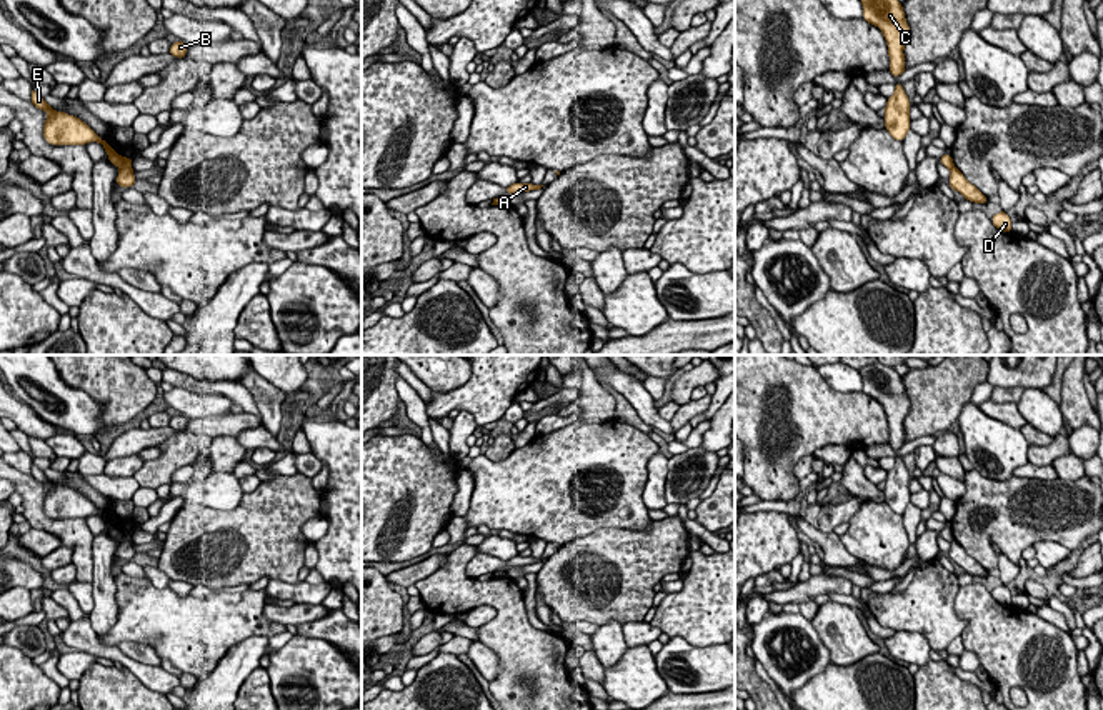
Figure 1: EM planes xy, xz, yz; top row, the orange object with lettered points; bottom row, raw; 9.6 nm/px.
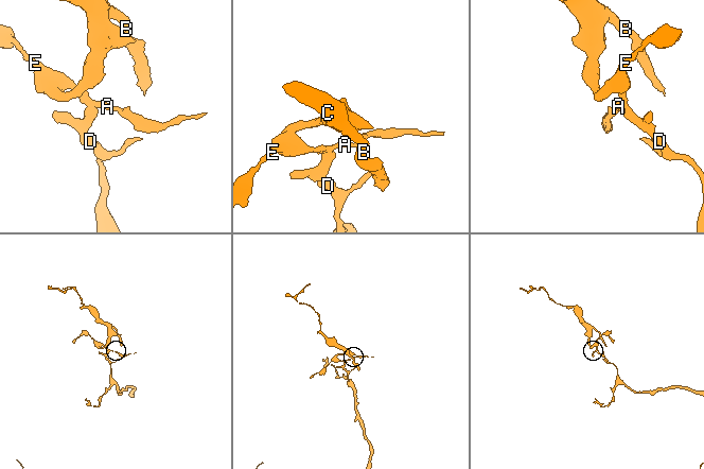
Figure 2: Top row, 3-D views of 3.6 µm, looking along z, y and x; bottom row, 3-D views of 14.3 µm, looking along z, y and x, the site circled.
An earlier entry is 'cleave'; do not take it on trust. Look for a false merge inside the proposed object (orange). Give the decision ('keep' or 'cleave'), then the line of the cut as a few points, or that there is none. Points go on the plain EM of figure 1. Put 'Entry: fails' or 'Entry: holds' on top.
Entry: holds
cleave; cut xy (120, 540), (130, 542)

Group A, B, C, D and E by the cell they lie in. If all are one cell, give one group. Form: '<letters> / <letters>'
A B C E / D

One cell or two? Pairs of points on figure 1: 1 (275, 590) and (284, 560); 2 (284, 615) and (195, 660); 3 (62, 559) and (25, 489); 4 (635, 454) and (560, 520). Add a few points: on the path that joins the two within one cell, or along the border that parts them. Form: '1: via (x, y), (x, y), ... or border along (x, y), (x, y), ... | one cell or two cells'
1: border along (270, 579), (299, 582) | two cells
2: border along (262, 607), (262, 614), (267, 619), (285, 625) | two cells
3: border along (60, 545), (67, 545), (72, 550), (72, 562) | two cells
4: via (607, 464), (578, 467), (570, 474), (560, 492) | one cell

